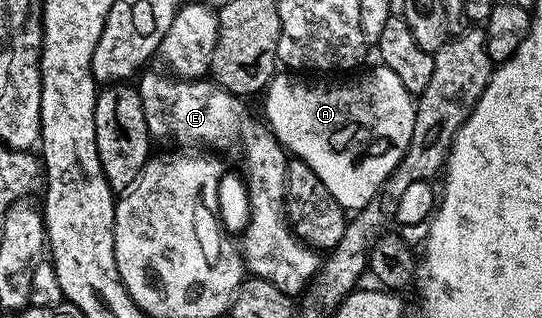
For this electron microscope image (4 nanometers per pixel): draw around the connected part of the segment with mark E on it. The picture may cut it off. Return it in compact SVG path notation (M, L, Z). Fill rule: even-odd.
M166 72L146 73L138 78L137 88L143 98L145 123L151 134L172 133L176 143L183 145L179 147L212 145L215 149L227 149L239 141L247 160L247 201L251 204L247 238L241 241L246 272L273 283L282 293L302 294L320 272L321 257L299 239L287 219L287 150L270 128L243 106L242 96L222 89L214 80L180 79Z

